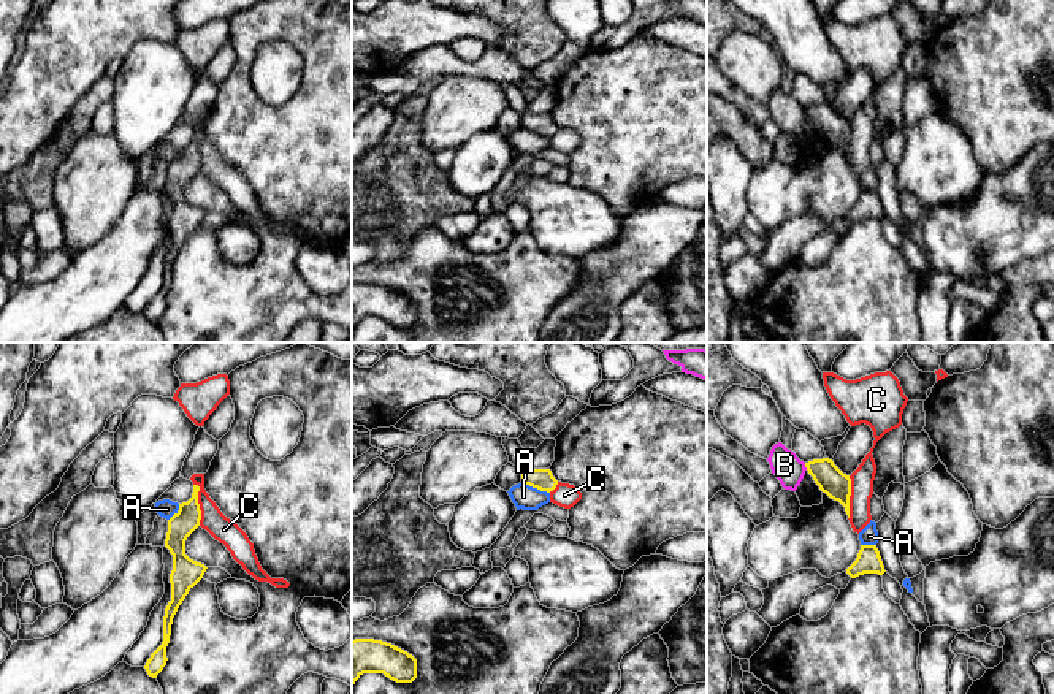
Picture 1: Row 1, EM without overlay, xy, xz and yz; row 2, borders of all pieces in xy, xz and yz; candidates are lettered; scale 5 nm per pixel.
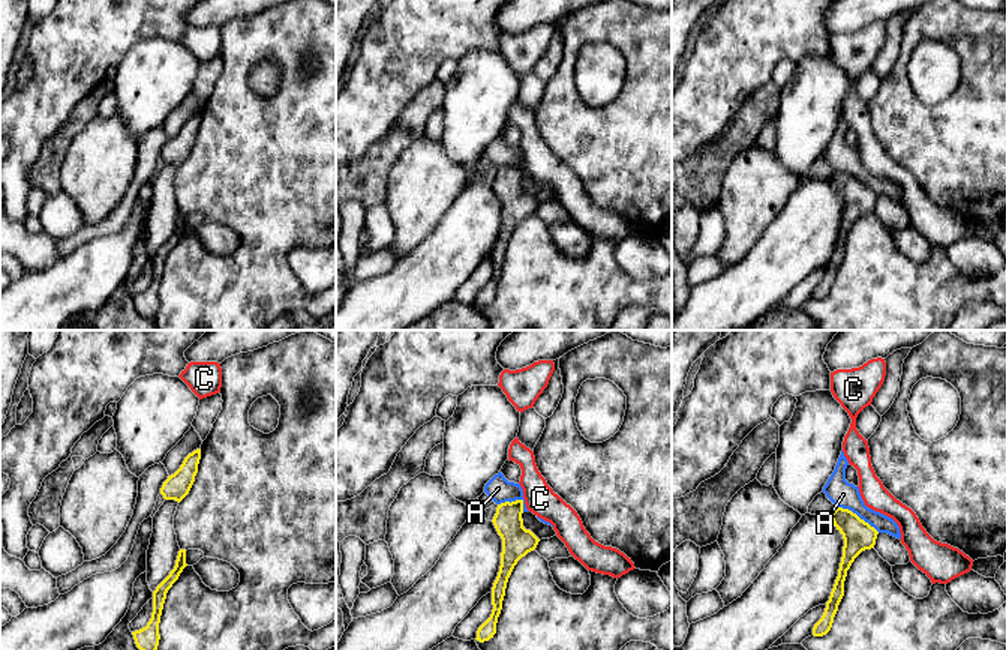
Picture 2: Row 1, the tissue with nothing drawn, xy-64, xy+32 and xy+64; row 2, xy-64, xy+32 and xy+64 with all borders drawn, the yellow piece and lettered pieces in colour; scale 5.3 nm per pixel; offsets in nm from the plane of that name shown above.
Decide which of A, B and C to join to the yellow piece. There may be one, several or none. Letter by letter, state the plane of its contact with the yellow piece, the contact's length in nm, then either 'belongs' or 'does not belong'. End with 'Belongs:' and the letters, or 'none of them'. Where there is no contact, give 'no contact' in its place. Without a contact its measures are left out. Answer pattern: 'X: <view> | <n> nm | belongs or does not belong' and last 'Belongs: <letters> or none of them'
A: xz | 160 nm | does not belong
B: yz | 40 nm | does not belong
C: xy | 220 nm | does not belong
Belongs: none of them

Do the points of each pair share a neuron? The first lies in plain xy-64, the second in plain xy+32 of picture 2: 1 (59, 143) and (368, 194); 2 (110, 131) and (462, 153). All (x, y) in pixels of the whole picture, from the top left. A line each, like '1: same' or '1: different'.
1: same
2: different

